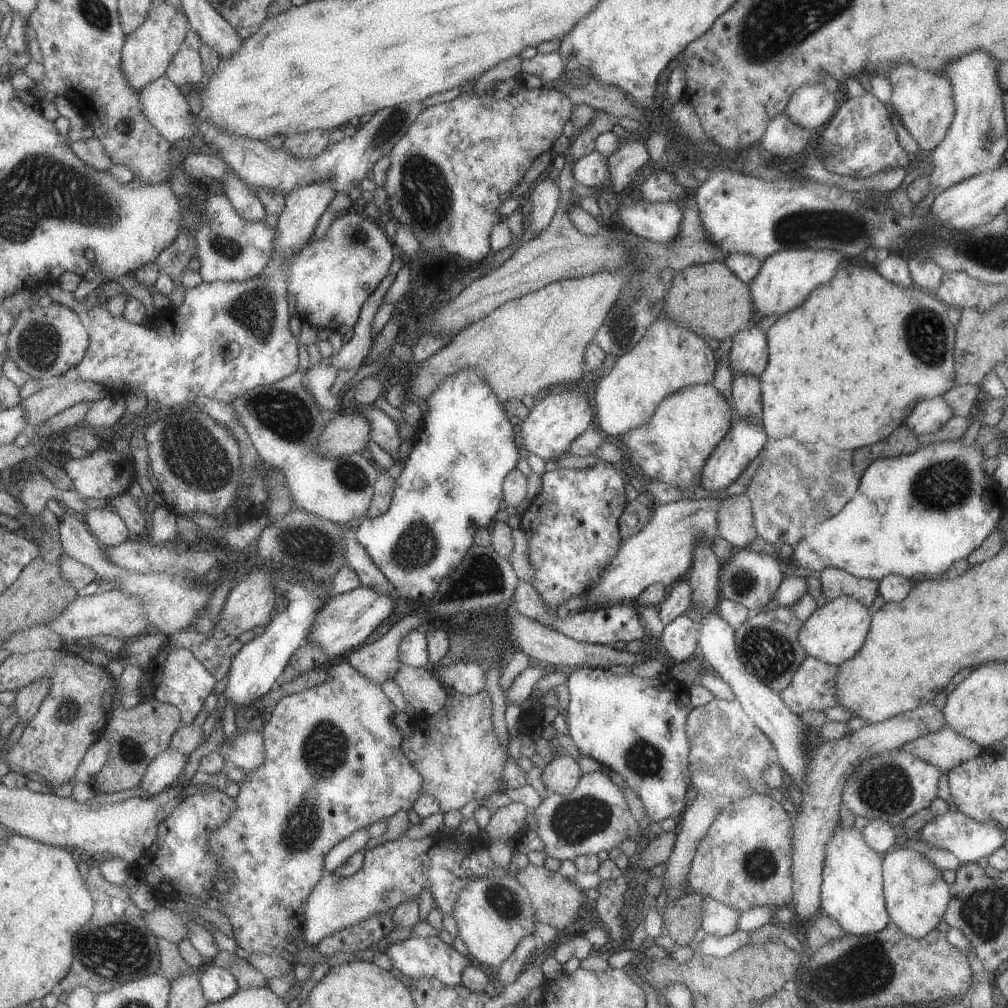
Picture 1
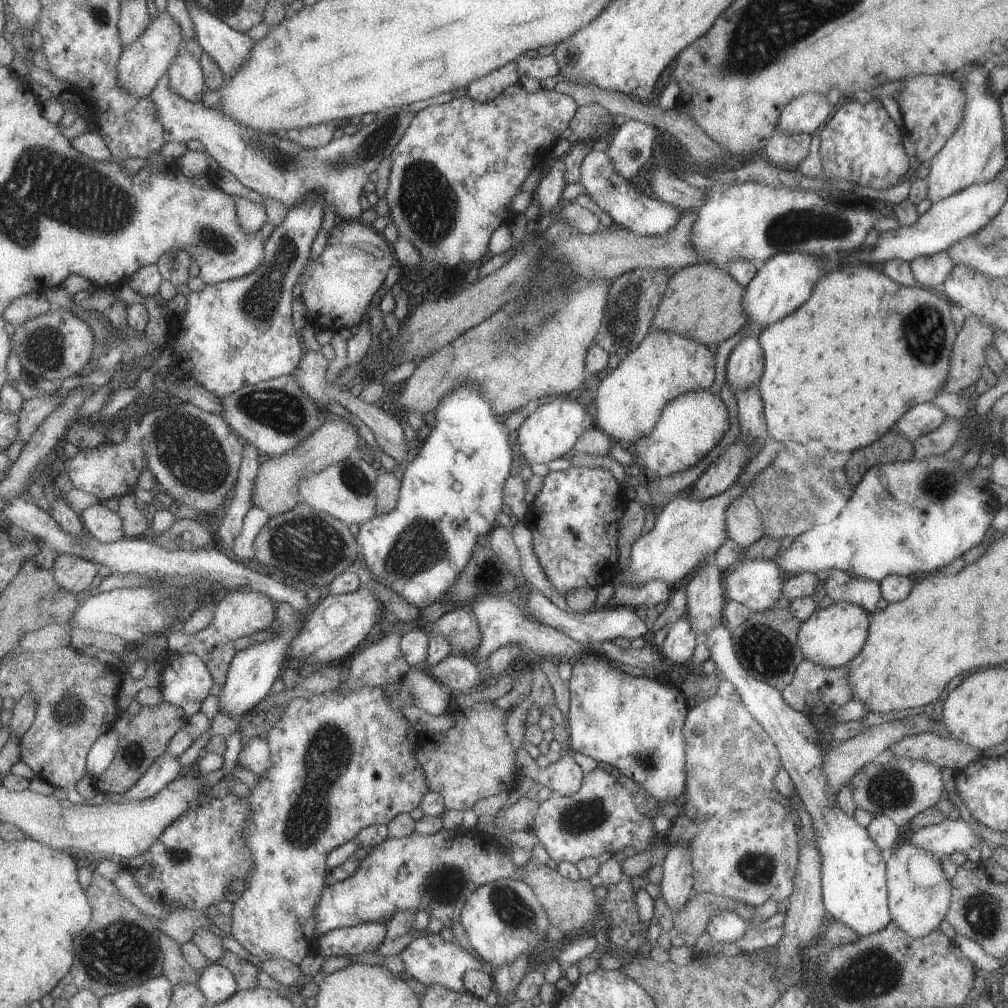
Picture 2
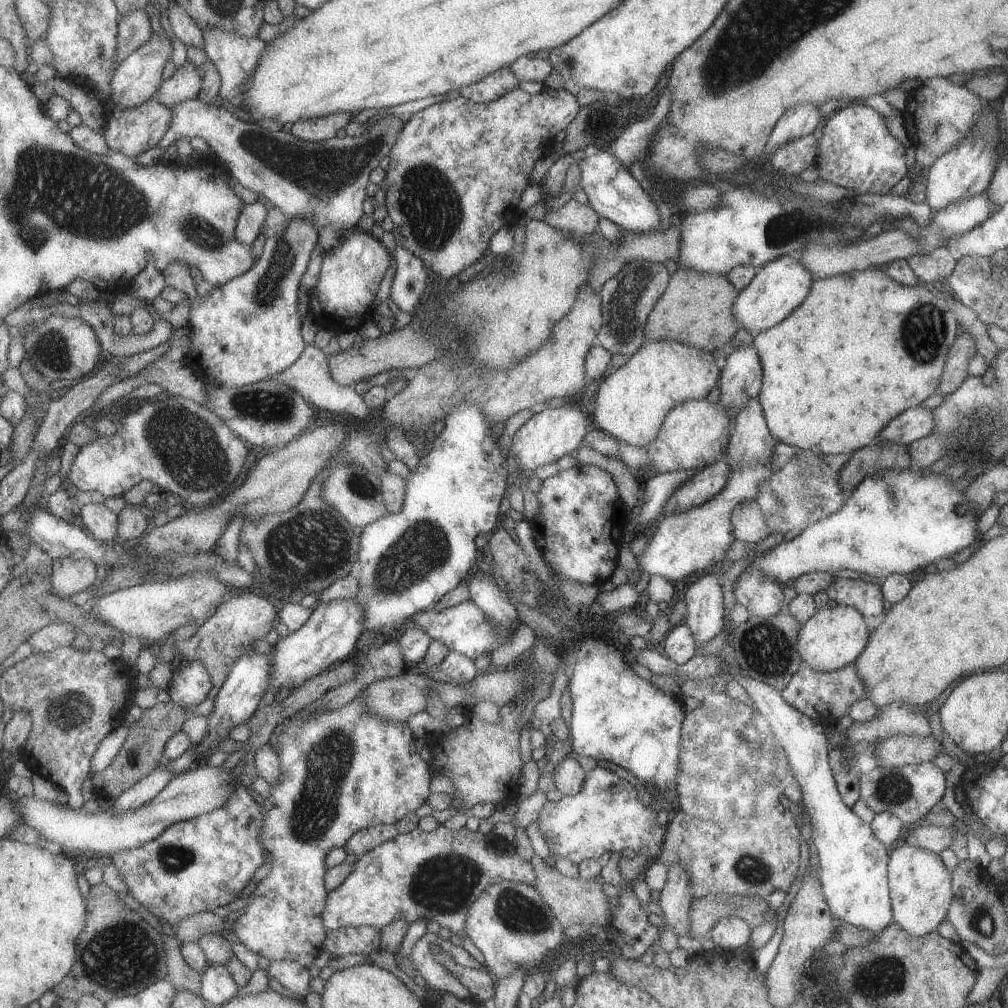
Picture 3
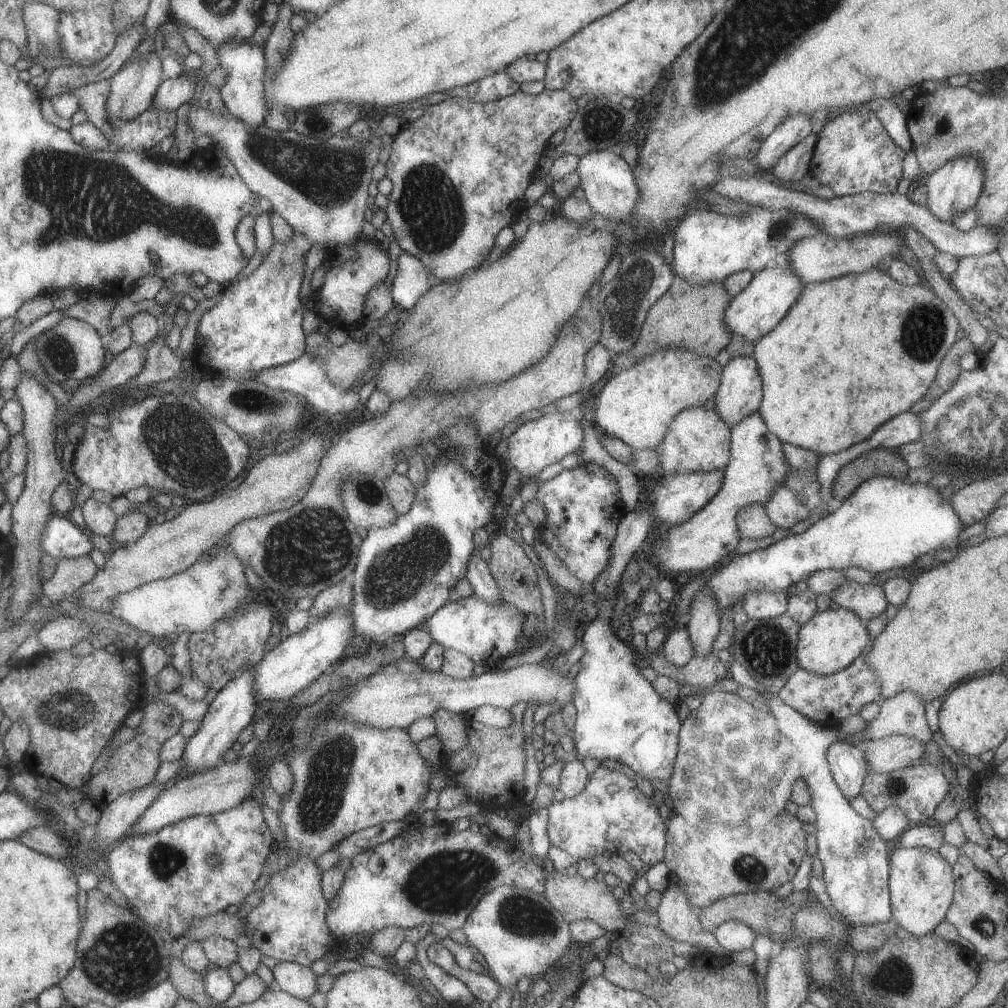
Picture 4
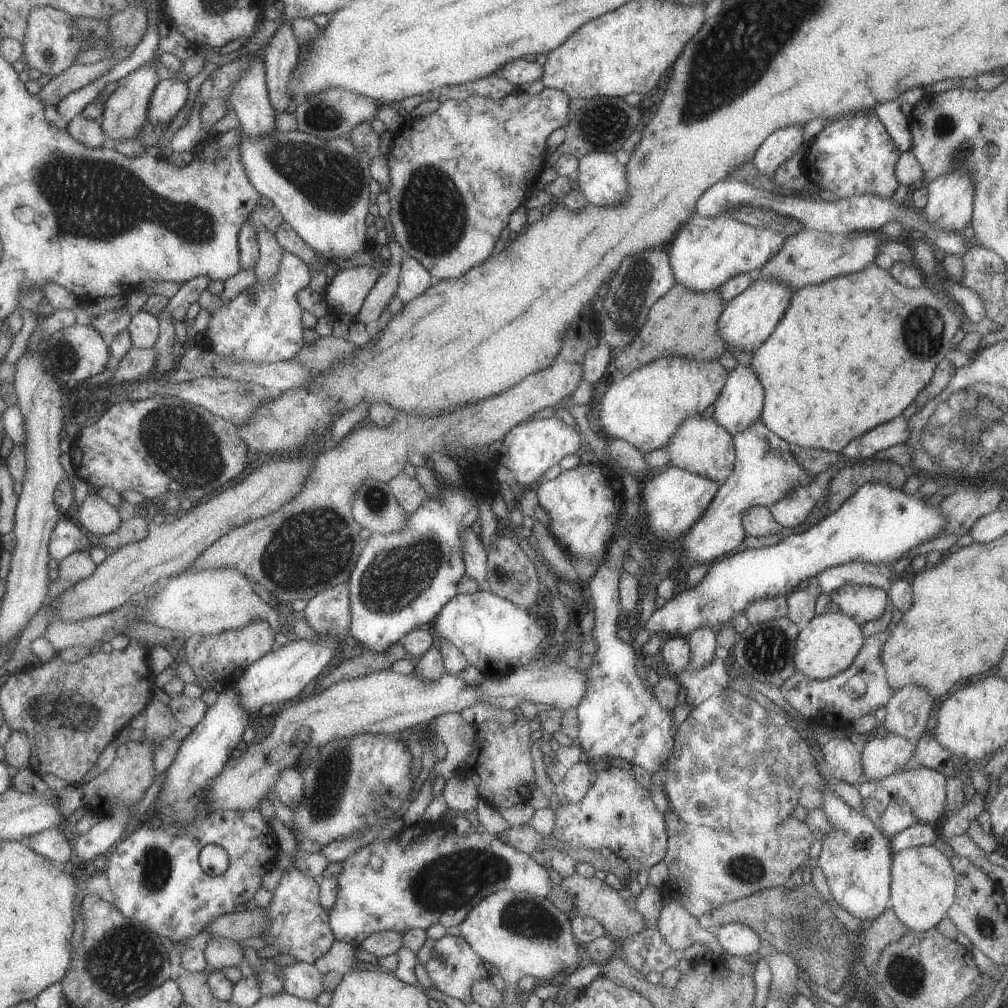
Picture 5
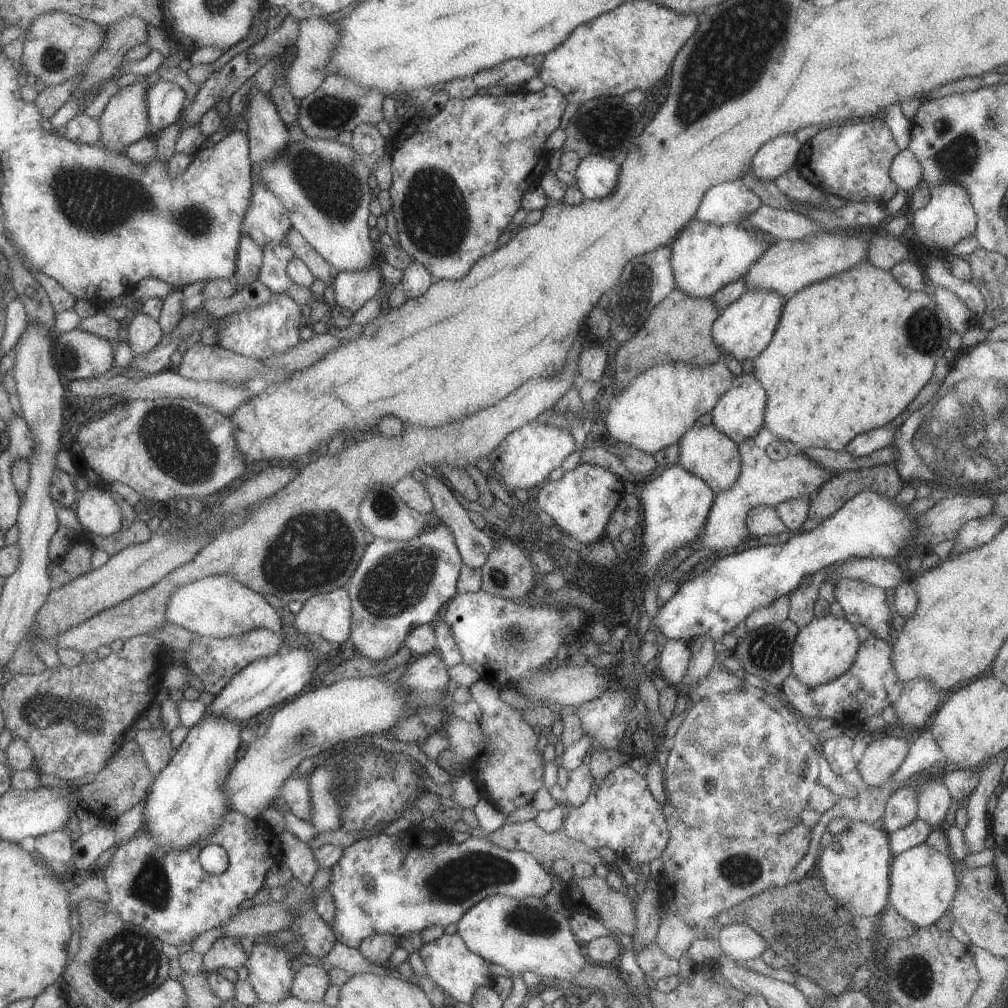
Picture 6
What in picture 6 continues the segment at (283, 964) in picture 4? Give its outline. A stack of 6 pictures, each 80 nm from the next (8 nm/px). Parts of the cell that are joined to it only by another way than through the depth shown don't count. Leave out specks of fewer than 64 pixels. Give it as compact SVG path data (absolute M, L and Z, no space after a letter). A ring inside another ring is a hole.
M303 965L295 971L290 994L302 1001L322 1002L323 994L330 985L328 971L315 965Z

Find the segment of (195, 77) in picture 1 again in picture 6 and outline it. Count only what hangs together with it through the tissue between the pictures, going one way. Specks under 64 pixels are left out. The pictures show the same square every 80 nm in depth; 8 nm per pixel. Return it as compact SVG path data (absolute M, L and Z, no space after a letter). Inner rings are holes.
M160 78L156 84L149 85L145 100L150 131L158 133L173 125L183 108L184 98L185 93L181 87L171 81Z

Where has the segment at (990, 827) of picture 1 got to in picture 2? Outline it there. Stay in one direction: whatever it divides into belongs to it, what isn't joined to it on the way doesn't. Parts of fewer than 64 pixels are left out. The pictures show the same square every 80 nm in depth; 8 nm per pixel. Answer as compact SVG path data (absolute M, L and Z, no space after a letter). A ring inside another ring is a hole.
M949 818L941 822L912 829L910 844L921 847L935 855L959 851L966 856L966 852L973 846L979 846L979 841L971 828L960 818L952 821Z

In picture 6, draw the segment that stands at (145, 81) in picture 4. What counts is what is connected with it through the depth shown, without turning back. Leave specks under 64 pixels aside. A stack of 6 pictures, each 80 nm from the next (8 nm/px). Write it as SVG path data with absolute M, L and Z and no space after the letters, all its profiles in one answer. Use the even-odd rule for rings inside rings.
M145 76L127 78L125 87L110 98L103 113L99 116L102 130L102 137L98 142L99 146L125 154L126 149L132 142L140 141L143 137L150 134L145 100L149 85L144 83L144 79Z

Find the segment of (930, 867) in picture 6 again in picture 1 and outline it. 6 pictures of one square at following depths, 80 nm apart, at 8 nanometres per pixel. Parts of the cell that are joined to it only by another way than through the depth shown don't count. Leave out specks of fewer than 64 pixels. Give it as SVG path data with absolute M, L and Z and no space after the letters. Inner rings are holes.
M895 846L882 857L882 887L884 905L891 922L912 937L930 933L941 920L947 908L950 894L940 870L920 852L903 846Z

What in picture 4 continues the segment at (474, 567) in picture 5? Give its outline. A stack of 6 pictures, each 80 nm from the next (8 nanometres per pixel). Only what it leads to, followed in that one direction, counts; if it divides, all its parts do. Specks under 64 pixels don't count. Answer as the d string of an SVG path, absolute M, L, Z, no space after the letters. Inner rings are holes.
M476 547L470 552L469 560L466 564L466 579L472 586L472 591L486 601L502 601L496 582L491 576L488 564L479 555Z

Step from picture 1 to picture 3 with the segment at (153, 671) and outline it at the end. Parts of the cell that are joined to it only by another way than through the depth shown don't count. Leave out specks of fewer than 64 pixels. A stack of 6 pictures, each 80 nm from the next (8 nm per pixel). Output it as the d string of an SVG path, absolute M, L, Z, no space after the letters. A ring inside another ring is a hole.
M182 660L172 673L172 680L168 686L171 702L180 707L192 707L206 698L212 687L209 675L203 665L196 660Z

